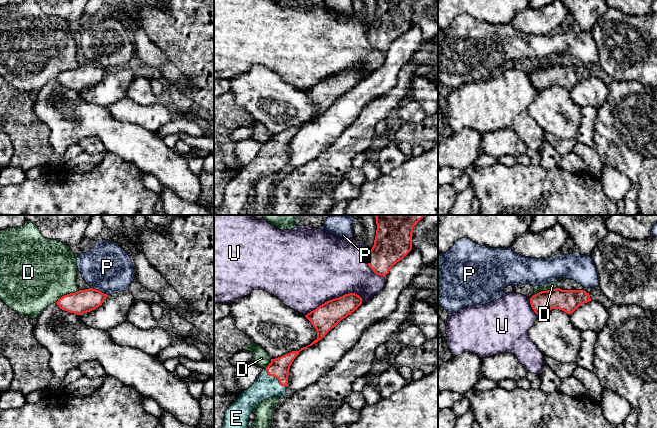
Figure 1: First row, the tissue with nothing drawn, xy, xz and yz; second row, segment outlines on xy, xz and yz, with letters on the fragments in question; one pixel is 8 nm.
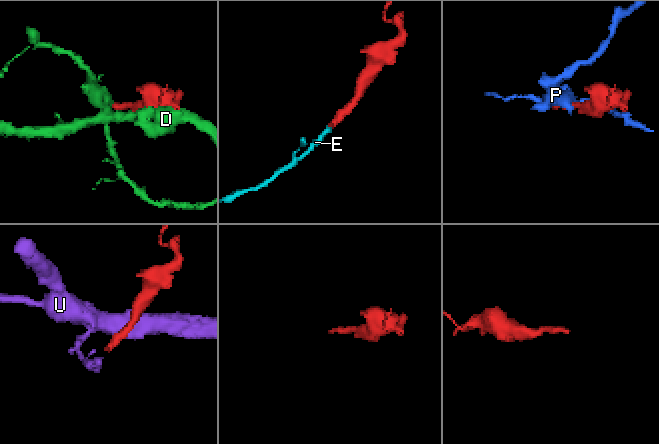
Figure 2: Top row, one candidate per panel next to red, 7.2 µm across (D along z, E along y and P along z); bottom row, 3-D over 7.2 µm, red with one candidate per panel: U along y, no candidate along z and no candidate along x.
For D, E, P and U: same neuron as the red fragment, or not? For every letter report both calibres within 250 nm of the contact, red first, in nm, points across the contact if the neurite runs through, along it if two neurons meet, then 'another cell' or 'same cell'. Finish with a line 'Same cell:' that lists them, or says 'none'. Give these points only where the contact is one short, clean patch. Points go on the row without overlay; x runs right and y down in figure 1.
D: 190 nm thick on the red side, 480 nm on the other; another cell
E: 160 nm thick on the red side, 190 nm on the other; runs through xz (279, 143), (275, 153), (266, 162); same cell
P: 190 nm thick on the red side, 400 nm on the other; another cell
U: 200 nm thick on the red side, 500 nm on the other; another cell
Same cell: E

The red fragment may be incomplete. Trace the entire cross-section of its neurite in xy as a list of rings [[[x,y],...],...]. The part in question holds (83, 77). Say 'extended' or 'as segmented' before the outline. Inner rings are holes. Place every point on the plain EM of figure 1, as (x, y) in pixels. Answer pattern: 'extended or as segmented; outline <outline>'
as segmented; outline [[[89,64],[64,71],[58,75],[56,80],[60,85],[69,89],[82,91],[83,89],[90,88],[101,82],[107,73],[107,70]]]

